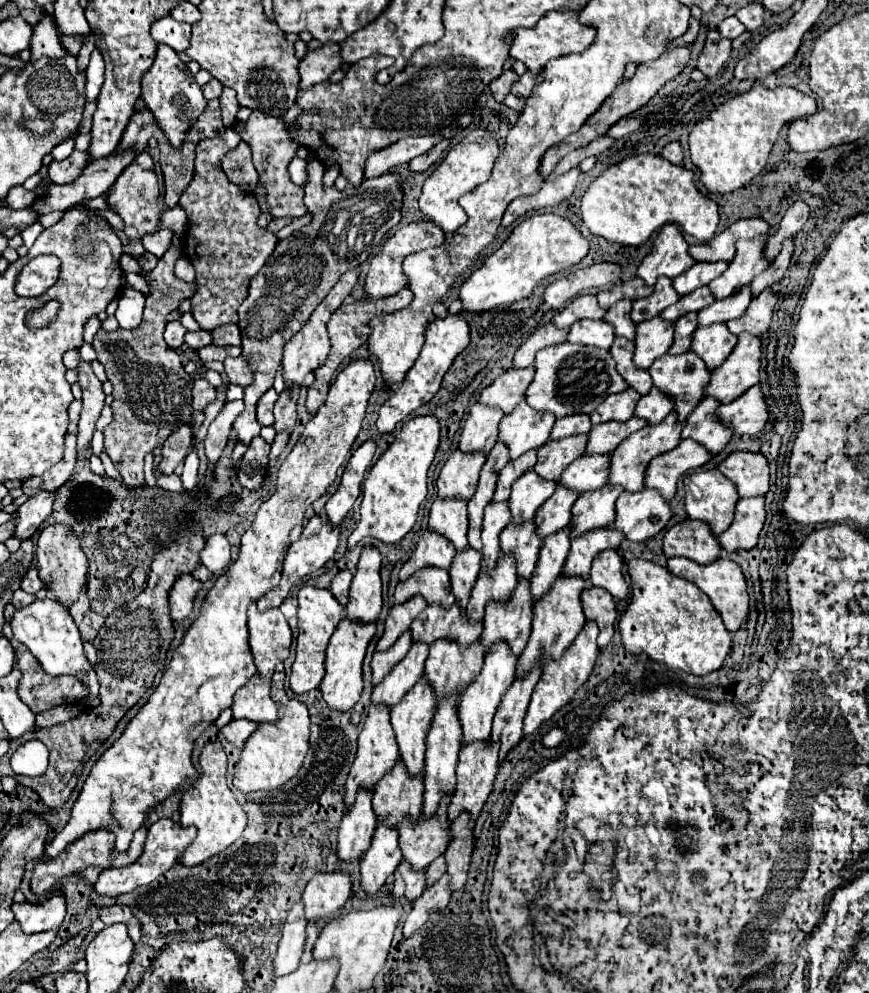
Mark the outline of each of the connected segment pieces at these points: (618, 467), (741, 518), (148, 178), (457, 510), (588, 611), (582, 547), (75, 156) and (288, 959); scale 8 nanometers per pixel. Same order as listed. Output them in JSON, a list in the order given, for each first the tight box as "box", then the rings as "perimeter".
[{"box":[610,411,684,491],"perimeter":[[[672,411],[662,423],[656,423],[656,425],[646,425],[644,429],[632,433],[628,439],[624,439],[612,453],[612,463],[610,463],[610,483],[612,485],[622,485],[626,491],[642,491],[644,489],[644,475],[646,475],[646,469],[648,469],[648,463],[674,449],[678,443],[680,443],[680,433],[684,429],[684,423],[678,421],[676,417],[676,411]]]},{"box":[718,497,766,553],"perimeter":[[[748,497],[736,503],[734,523],[724,531],[718,541],[726,553],[740,549],[752,549],[758,543],[758,535],[766,523],[764,497]]]},{"box":[106,151,160,259],"perimeter":[[[144,151],[140,155],[136,155],[136,159],[122,171],[122,175],[114,181],[114,185],[110,187],[110,191],[106,191],[106,203],[110,205],[110,209],[122,217],[124,221],[124,233],[128,237],[128,247],[124,247],[124,253],[140,259],[146,249],[142,245],[142,237],[148,233],[156,233],[160,229],[160,209],[158,209],[158,183],[156,183],[156,173],[154,173],[154,161],[152,157]]]},{"box":[428,497,468,551],"perimeter":[[[436,497],[430,507],[428,529],[446,535],[446,539],[450,539],[458,551],[466,549],[468,545],[466,501],[460,497],[448,497],[448,499]]]},{"box":[580,587,616,647],"perimeter":[[[588,587],[580,595],[582,609],[586,619],[594,619],[600,627],[598,647],[606,647],[614,635],[614,621],[616,621],[616,603],[614,597],[602,587]]]},{"box":[564,527,624,581],"perimeter":[[[600,527],[588,531],[586,535],[580,535],[578,539],[572,539],[572,547],[564,563],[564,573],[580,575],[584,581],[588,581],[588,573],[594,557],[604,549],[618,549],[622,539],[624,535],[614,527]]]},{"box":[48,151,92,185],"perimeter":[[[74,151],[68,159],[50,163],[48,177],[50,177],[52,183],[56,183],[56,185],[72,183],[72,181],[84,171],[84,167],[90,165],[90,161],[92,161],[92,159],[90,159],[90,153],[88,153],[88,151]]]},{"box":[274,901,308,977],"perimeter":[[[298,901],[292,907],[292,911],[288,913],[288,919],[286,919],[284,931],[282,931],[282,939],[278,943],[278,953],[274,959],[274,971],[278,977],[288,975],[290,971],[294,971],[300,965],[302,947],[306,941],[306,925],[308,925],[308,919],[304,915],[304,905],[302,905],[302,901]]]}]

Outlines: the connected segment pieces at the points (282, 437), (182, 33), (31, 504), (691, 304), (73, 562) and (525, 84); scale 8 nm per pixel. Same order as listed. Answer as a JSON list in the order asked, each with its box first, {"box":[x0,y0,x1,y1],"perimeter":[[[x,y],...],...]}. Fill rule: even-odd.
[{"box":[270,431,288,461],"perimeter":[[[284,431],[284,433],[278,433],[276,435],[276,439],[274,439],[274,443],[272,443],[272,451],[270,451],[270,461],[276,461],[278,457],[280,457],[280,453],[284,451],[284,447],[286,447],[286,443],[288,443],[288,433]]]},{"box":[152,15,190,53],"perimeter":[[[168,15],[166,19],[160,19],[158,23],[154,23],[152,37],[156,43],[168,45],[176,53],[184,53],[186,47],[190,47],[190,25],[178,23]]]},{"box":[12,491,56,541],"perimeter":[[[38,491],[24,505],[20,505],[16,527],[14,527],[12,535],[20,541],[30,539],[34,535],[34,531],[40,527],[40,523],[52,513],[54,497],[56,497],[54,491]]]},{"box":[660,287,716,323],"perimeter":[[[698,287],[698,291],[692,291],[692,293],[688,293],[688,295],[680,297],[678,303],[666,307],[666,311],[662,311],[660,317],[674,323],[674,321],[680,319],[682,315],[686,315],[686,313],[690,313],[690,311],[700,311],[700,309],[712,305],[714,301],[716,301],[716,299],[714,299],[714,295],[710,295],[710,289],[708,289],[708,287]]]},{"box":[36,523,88,607],"perimeter":[[[56,523],[56,525],[48,525],[42,529],[38,543],[36,543],[36,559],[38,559],[40,579],[56,595],[56,599],[64,607],[68,607],[72,601],[76,601],[86,585],[88,559],[82,553],[78,537],[74,535],[74,529],[70,527],[70,523]],[[46,579],[50,579],[50,583],[46,583]]]},{"box":[512,71,542,99],"perimeter":[[[526,71],[526,73],[518,79],[518,83],[514,83],[512,93],[518,95],[518,97],[524,97],[524,99],[526,99],[526,97],[532,95],[532,89],[534,89],[538,83],[542,83],[542,75],[534,75],[534,73]]]}]

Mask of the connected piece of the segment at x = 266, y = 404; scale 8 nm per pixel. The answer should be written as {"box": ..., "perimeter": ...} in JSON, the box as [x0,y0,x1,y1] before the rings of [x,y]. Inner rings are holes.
{"box":[256,389,278,425],"perimeter":[[[268,389],[260,401],[258,401],[258,407],[256,407],[256,417],[258,417],[258,423],[260,425],[274,425],[274,415],[272,415],[272,409],[274,409],[274,403],[278,399],[278,393],[274,389]]]}

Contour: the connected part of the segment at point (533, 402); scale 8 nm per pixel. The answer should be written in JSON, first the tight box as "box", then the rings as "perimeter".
{"box":[526,343,628,417],"perimeter":[[[558,343],[538,351],[536,355],[536,375],[526,391],[526,401],[536,411],[550,411],[556,417],[574,413],[592,413],[606,395],[624,391],[628,383],[616,371],[616,361],[610,351],[588,347],[580,343]]]}

